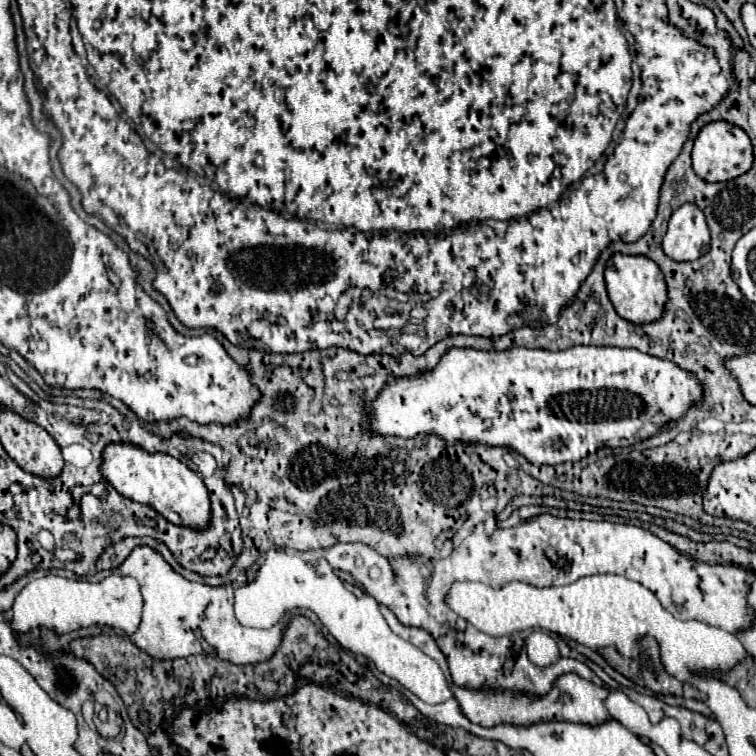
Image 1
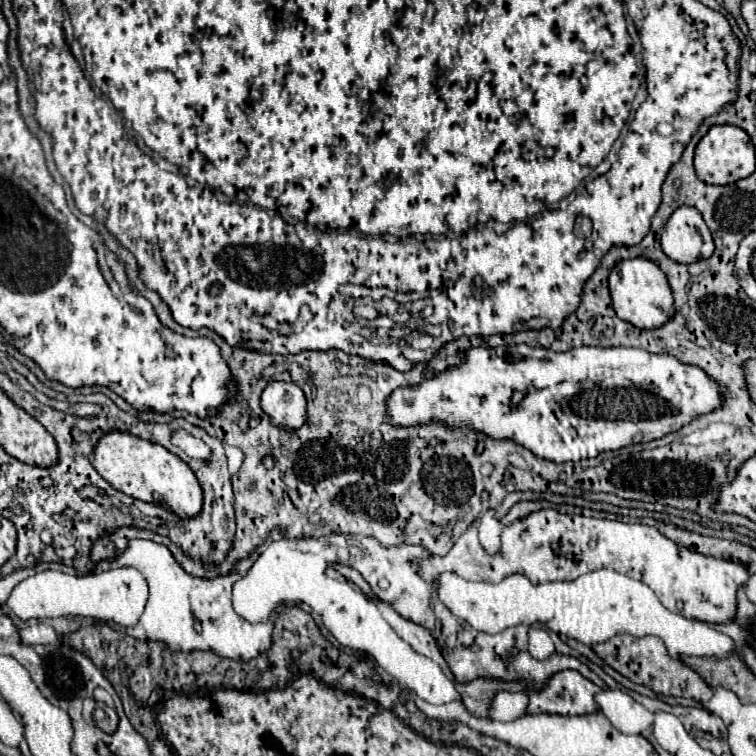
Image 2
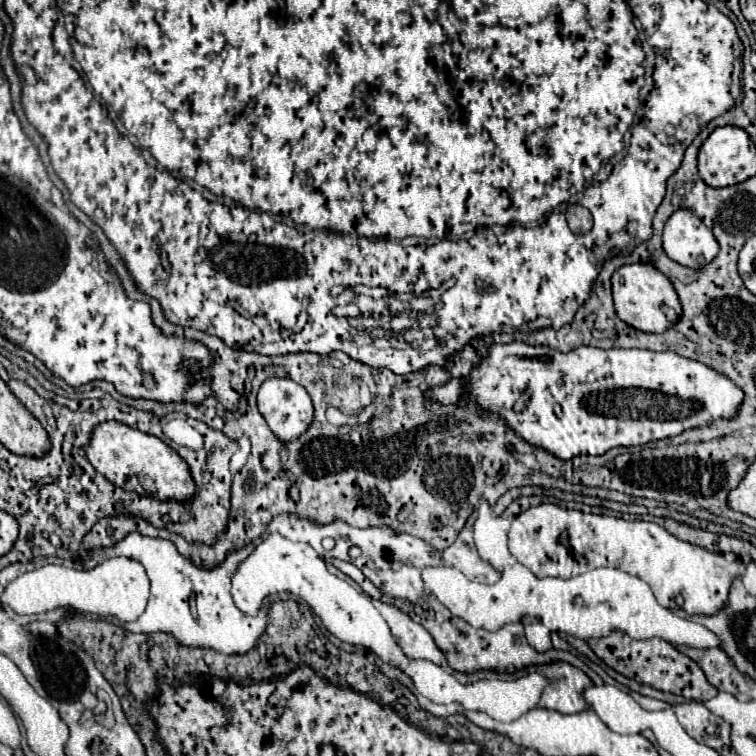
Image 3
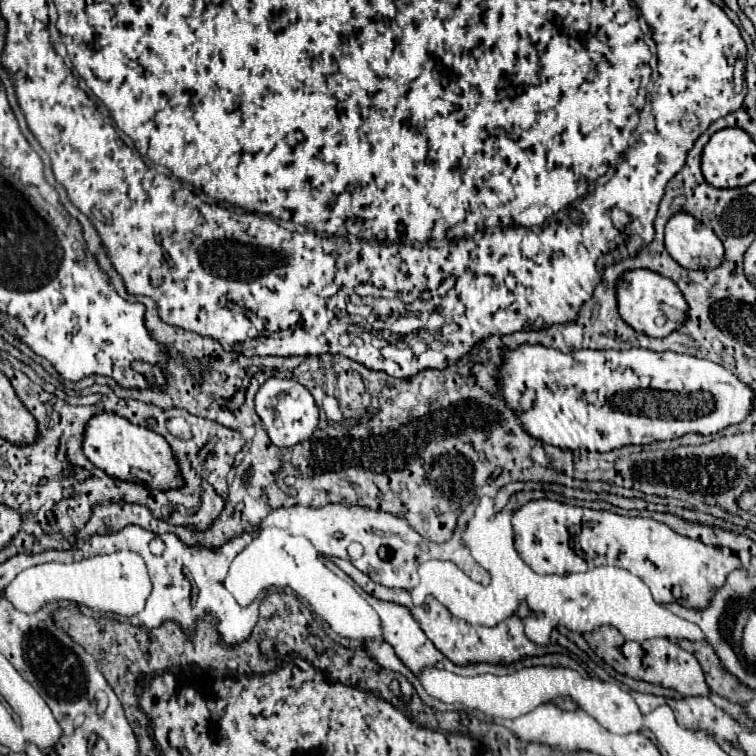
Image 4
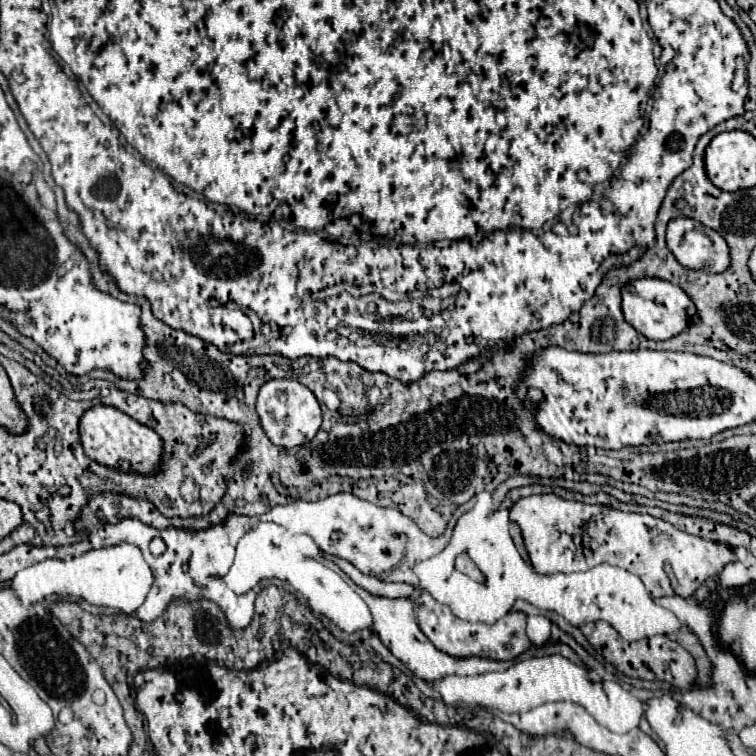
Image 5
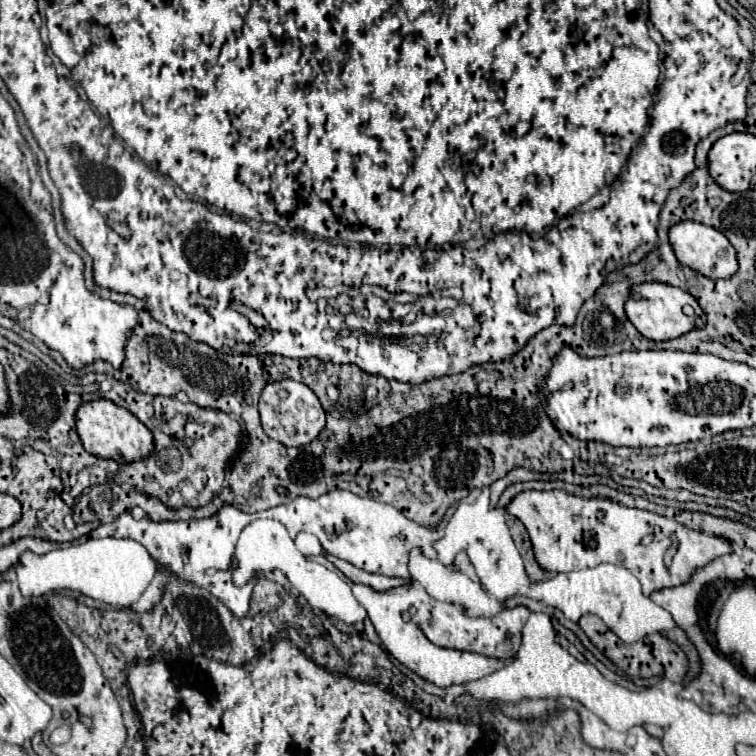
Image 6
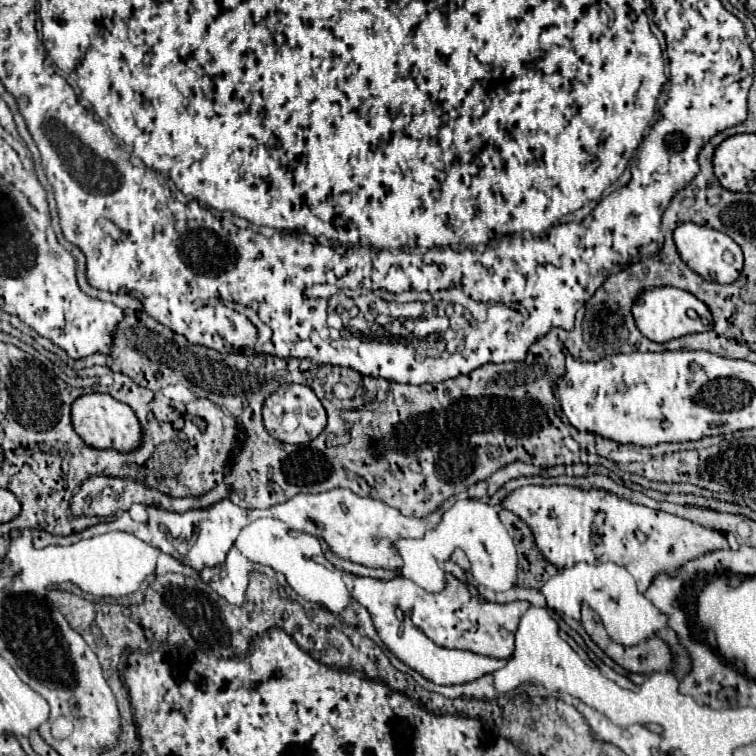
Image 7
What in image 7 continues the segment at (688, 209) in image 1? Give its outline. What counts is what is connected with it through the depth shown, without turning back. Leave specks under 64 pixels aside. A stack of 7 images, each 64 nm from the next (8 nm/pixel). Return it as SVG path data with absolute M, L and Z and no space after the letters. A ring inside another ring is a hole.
M680 224L674 230L674 242L678 246L680 258L696 272L700 274L704 280L712 280L712 282L720 282L720 284L732 284L740 278L742 274L742 266L744 266L744 256L740 246L726 236L724 232L718 232L714 228L706 228L706 226L698 226L698 224Z

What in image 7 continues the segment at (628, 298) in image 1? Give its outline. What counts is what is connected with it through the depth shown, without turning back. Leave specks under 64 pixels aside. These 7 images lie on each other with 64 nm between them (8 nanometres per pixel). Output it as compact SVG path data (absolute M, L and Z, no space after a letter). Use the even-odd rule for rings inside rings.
M662 286L662 288L654 288L654 290L644 290L638 300L632 306L632 314L636 320L638 330L652 342L670 342L674 338L682 338L688 334L696 334L696 332L706 332L710 330L710 310L704 302L700 302L694 294L680 290L680 288L672 288L672 286ZM688 308L694 308L698 312L700 320L692 320L688 318Z

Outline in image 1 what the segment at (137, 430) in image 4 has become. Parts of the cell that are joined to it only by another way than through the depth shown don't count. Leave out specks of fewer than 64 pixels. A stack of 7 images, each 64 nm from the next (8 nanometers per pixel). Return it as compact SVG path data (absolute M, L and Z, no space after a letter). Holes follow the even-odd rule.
M112 442L106 444L102 450L100 472L122 496L152 506L174 524L192 528L208 526L210 520L208 490L204 488L200 474L190 470L182 460L162 452L146 452L144 448L132 442Z

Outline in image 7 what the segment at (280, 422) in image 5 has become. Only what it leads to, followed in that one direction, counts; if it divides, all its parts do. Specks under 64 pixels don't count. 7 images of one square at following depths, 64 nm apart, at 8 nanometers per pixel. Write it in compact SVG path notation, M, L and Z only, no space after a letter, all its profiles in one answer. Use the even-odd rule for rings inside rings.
M282 384L266 402L262 408L264 426L266 430L280 442L290 444L308 444L314 440L326 426L326 410L320 404L318 396L302 384Z

